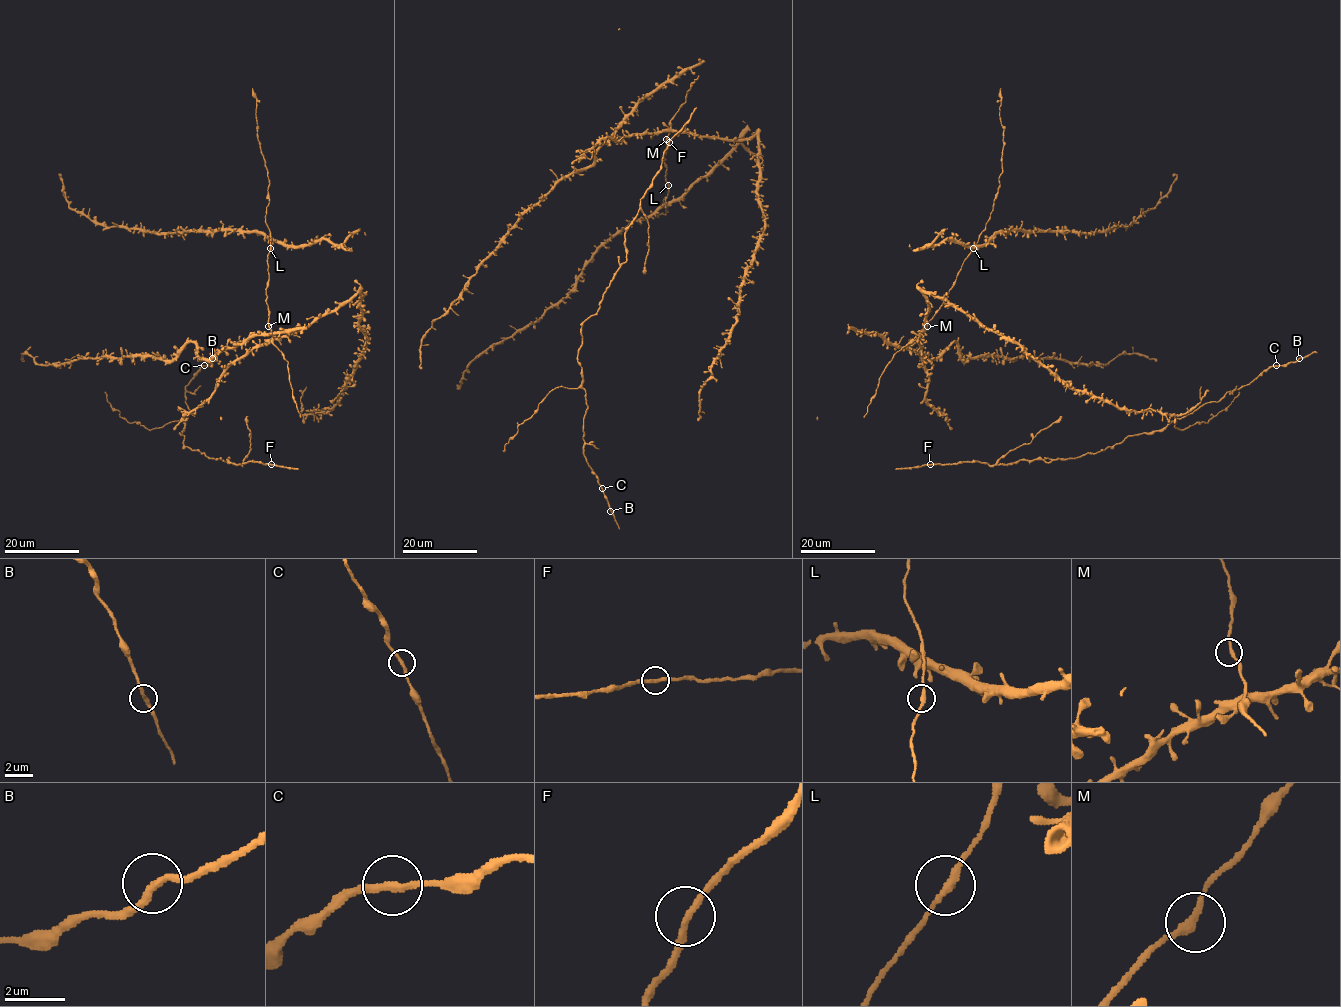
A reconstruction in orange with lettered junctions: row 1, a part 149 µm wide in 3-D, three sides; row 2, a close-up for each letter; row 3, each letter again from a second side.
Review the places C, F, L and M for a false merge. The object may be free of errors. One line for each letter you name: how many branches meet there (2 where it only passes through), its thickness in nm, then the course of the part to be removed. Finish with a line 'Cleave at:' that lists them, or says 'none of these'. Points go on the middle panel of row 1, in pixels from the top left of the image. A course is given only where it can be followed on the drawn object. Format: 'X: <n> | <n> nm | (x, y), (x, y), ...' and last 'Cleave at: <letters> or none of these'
C: 2 | 240 nm | (602, 488), (619, 529)
Cleave at: C

